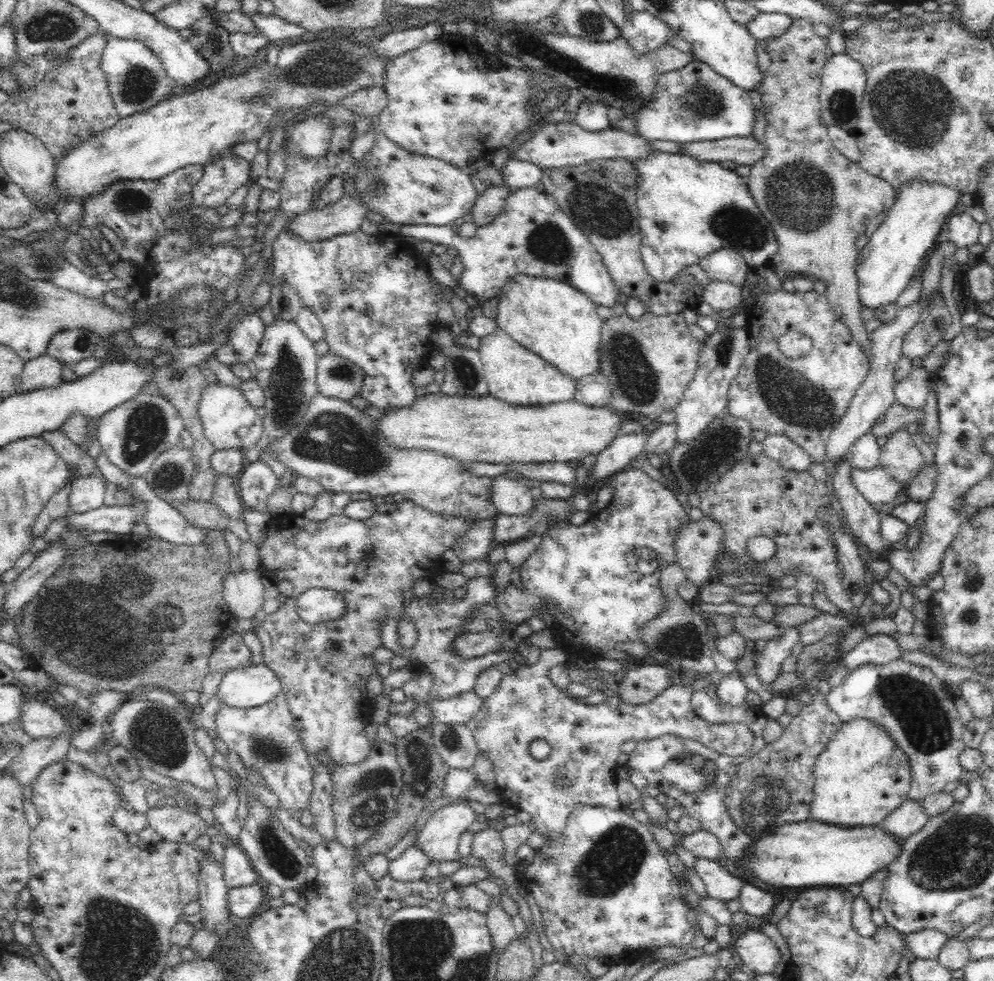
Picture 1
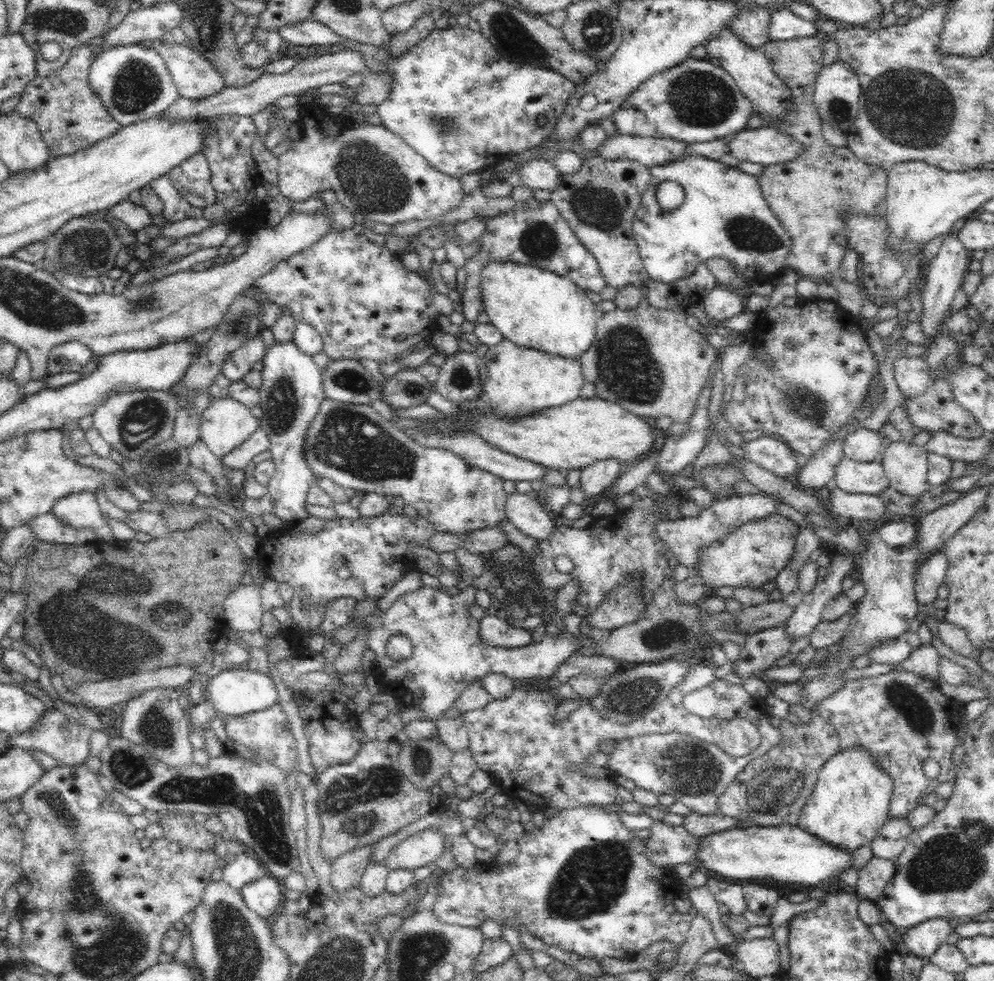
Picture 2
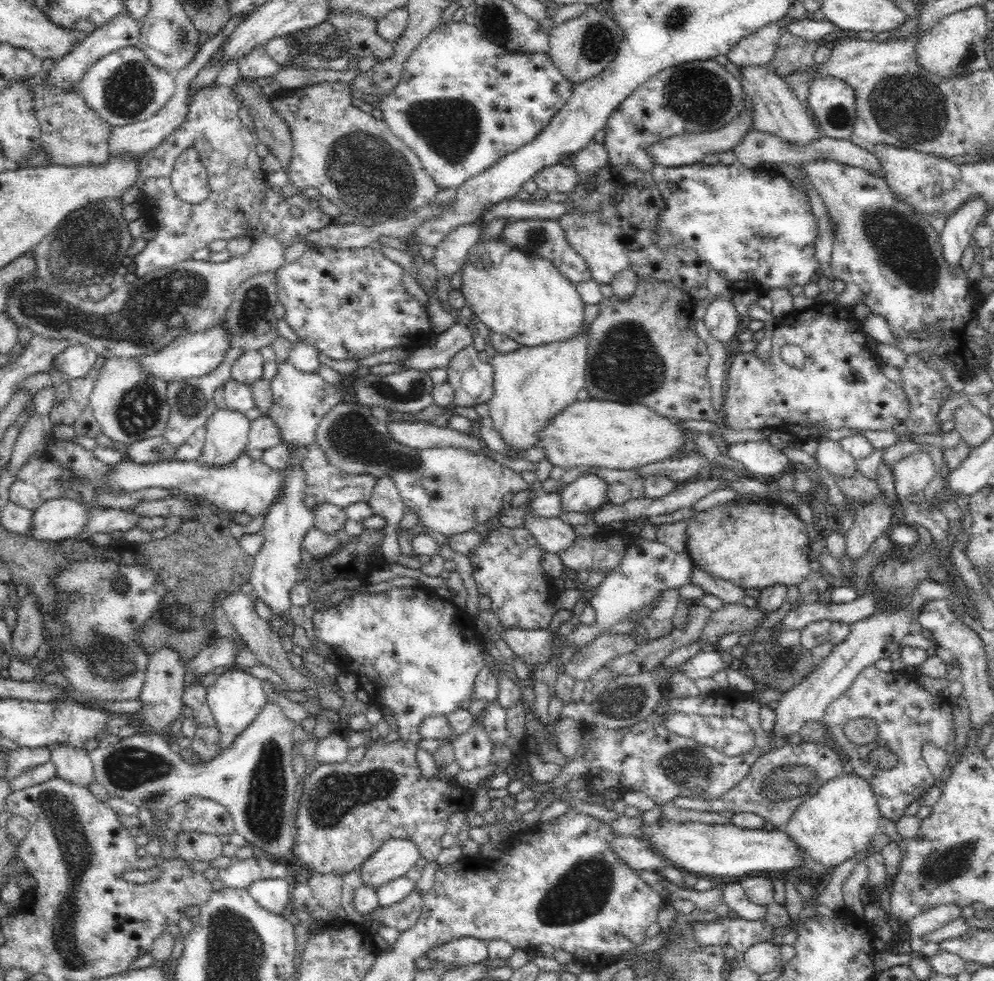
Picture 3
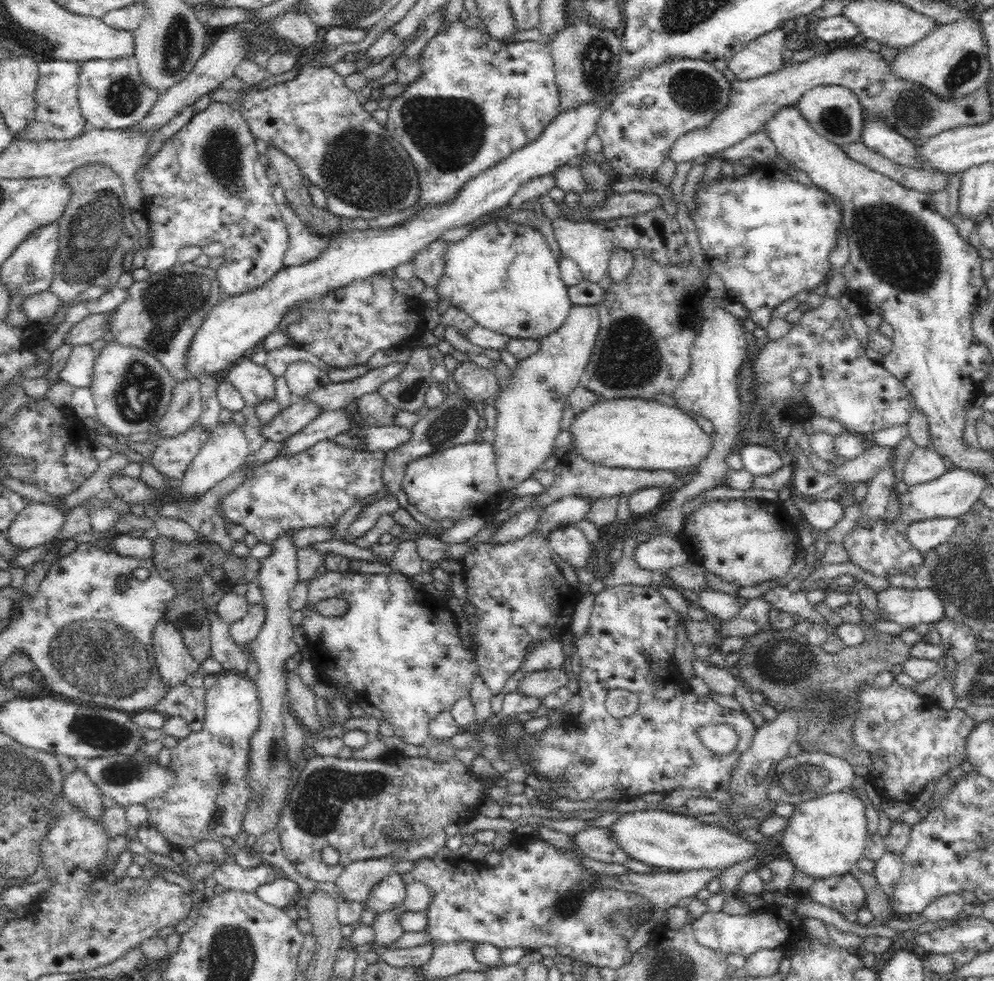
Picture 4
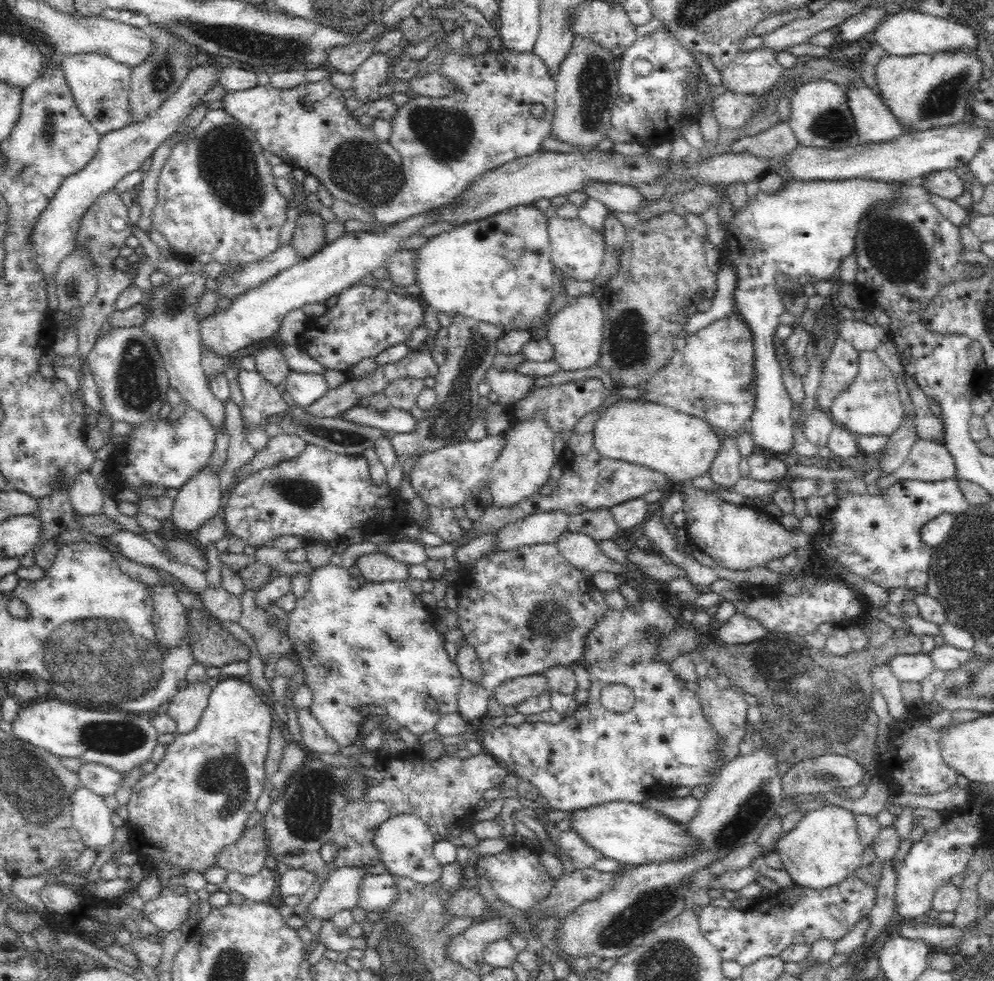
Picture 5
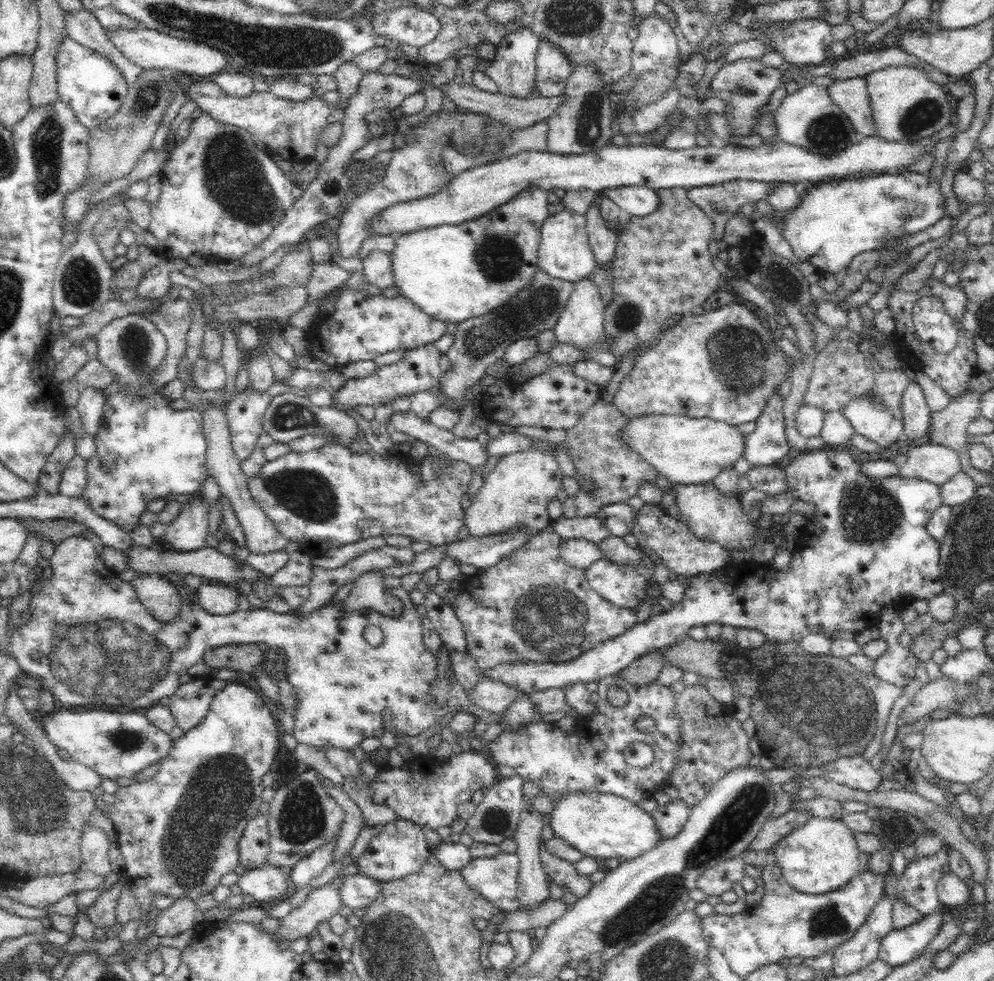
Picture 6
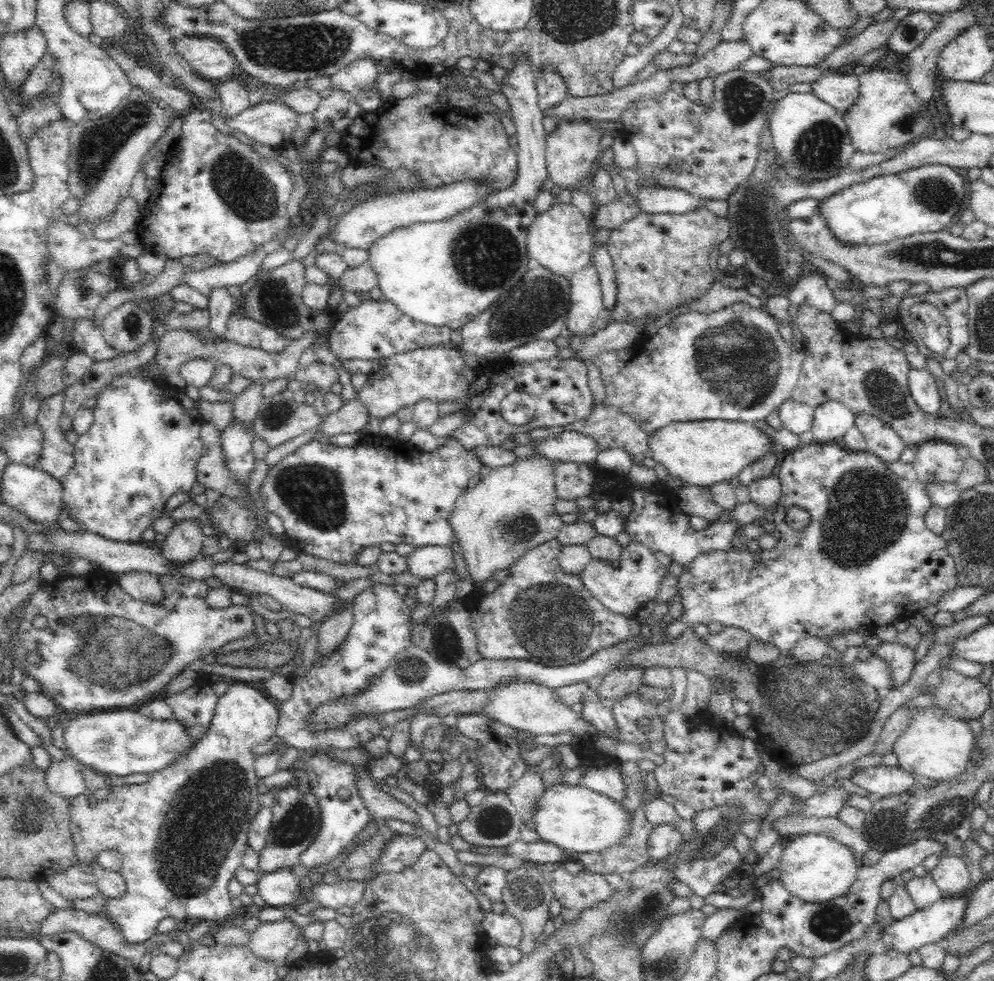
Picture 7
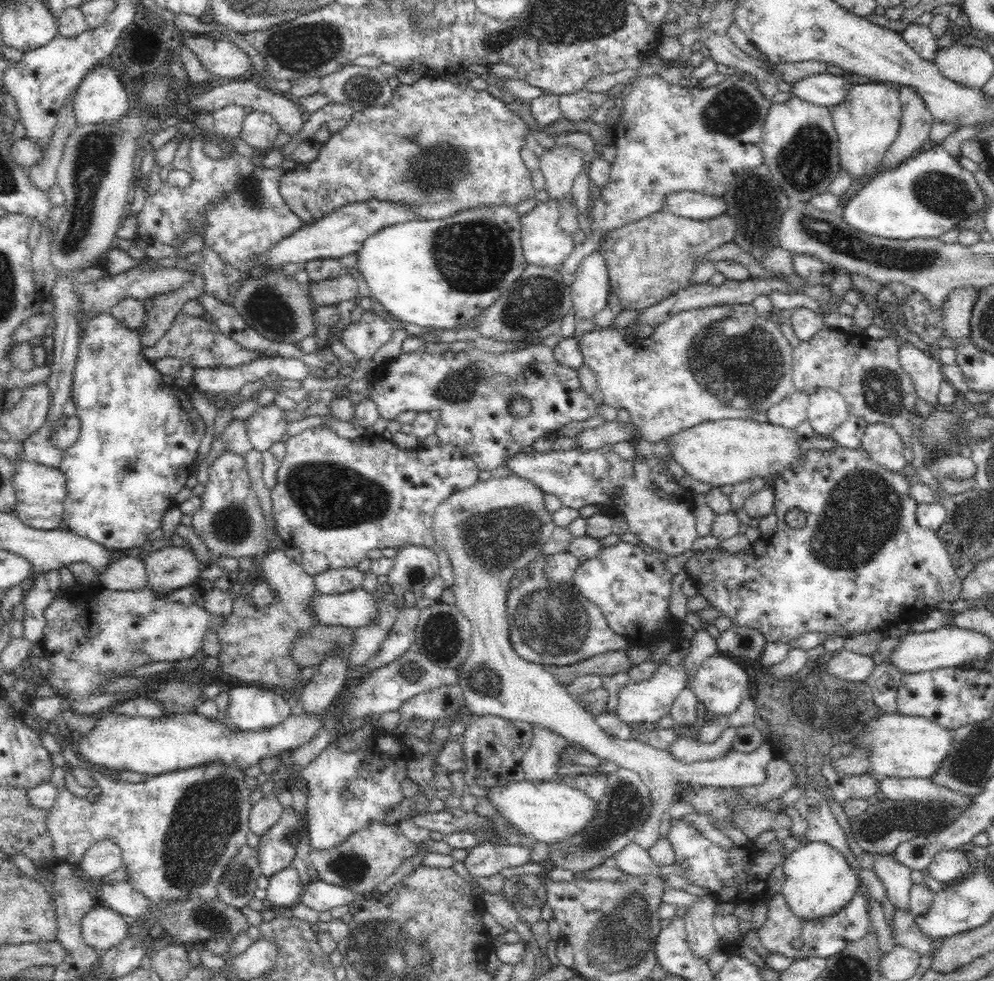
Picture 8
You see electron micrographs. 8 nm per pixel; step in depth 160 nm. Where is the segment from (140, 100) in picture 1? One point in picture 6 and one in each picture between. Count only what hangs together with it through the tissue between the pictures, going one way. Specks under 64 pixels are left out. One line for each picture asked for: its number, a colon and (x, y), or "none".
2: (133, 81)
3: (125, 86)
4: (112, 94)
5: (101, 86)
6: (93, 86)

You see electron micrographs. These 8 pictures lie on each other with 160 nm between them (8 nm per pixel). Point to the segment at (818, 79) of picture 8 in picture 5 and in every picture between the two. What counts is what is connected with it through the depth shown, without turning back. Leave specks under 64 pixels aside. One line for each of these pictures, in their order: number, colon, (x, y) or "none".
5: (874, 122)
6: (851, 95)
7: (840, 90)

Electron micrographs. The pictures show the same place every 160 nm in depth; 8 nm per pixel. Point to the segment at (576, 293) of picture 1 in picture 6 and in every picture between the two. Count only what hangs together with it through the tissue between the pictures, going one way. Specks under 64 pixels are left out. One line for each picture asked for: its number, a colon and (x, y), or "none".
2: (536, 309)
3: (525, 297)
4: (504, 276)
5: (498, 270)
6: (457, 272)

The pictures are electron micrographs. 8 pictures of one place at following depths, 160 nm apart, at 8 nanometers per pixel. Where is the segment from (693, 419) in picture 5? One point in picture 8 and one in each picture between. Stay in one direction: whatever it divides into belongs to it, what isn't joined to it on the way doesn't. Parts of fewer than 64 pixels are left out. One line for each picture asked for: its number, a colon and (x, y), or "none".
6: (686, 450)
7: (702, 453)
8: (725, 452)

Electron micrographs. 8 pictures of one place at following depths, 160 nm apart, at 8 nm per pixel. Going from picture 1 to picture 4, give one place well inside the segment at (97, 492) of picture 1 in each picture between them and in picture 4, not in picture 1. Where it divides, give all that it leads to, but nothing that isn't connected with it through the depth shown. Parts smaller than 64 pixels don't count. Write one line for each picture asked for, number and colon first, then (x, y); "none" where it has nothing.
2: (81, 510)
3: (62, 518)
4: (39, 523)

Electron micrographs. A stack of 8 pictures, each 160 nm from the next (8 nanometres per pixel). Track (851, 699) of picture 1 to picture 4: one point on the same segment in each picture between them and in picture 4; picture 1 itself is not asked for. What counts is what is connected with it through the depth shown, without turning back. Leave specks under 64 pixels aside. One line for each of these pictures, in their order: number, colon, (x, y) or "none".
2: (901, 718)
3: (907, 715)
4: (915, 741)

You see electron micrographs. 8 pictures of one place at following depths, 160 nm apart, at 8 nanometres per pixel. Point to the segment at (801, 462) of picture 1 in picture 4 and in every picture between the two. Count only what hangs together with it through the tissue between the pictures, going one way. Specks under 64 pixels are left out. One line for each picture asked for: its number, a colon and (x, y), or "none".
2: (774, 455)
3: (759, 456)
4: (758, 459)

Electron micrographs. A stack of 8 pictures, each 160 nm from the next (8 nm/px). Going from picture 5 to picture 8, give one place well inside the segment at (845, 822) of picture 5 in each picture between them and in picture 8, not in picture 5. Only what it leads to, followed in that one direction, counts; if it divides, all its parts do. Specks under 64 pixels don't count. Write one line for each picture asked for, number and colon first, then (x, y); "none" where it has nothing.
6: (822, 855)
7: (816, 868)
8: (818, 879)

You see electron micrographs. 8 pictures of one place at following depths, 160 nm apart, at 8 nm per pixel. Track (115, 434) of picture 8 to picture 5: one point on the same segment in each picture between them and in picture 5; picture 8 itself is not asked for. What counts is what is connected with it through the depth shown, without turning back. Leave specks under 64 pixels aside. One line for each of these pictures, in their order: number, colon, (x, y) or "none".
5: (156, 452)
6: (145, 450)
7: (143, 447)

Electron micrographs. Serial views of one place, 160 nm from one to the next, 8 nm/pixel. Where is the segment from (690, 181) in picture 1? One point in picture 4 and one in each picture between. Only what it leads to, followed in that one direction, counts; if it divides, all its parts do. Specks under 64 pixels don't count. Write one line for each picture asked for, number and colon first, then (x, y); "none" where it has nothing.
2: (724, 215)
3: (754, 229)
4: (768, 237)

